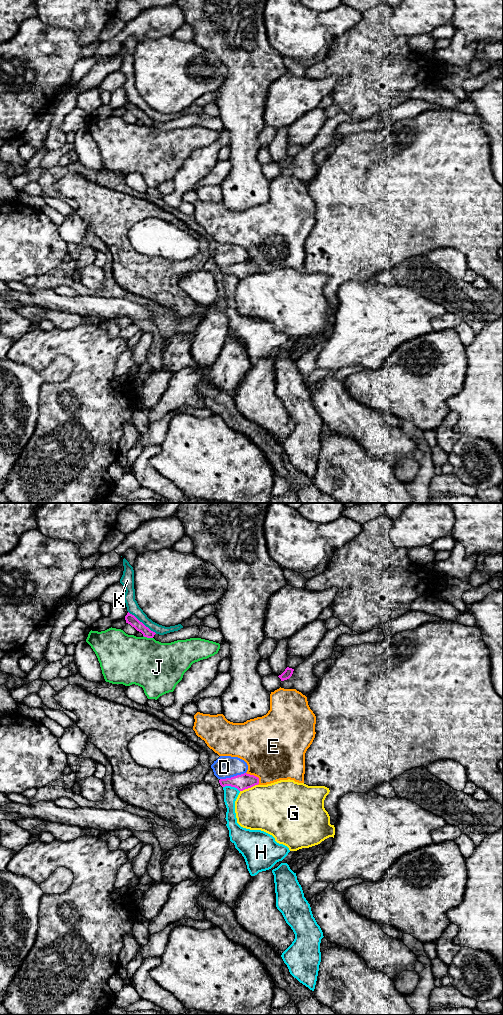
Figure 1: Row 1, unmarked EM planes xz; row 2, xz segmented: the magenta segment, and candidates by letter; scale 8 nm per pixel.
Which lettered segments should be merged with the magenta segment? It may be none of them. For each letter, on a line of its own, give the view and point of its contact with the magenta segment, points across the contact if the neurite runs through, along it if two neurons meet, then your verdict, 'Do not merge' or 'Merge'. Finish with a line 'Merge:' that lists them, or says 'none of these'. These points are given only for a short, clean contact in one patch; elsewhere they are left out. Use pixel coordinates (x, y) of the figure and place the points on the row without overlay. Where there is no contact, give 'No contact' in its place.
D: Touches magenta at xz (232, 265). Do not merge
E: Touches magenta at xz (255, 264). Do not merge
G: Touches magenta at xz (248, 275). Do not merge
H: Touches magenta at xz (231, 274). Boundary: xz (223, 274), (234, 274), (239, 279). Do not merge
J: Touches magenta at xz (148, 125). Do not merge
K: Touches magenta at xz (141, 110). Do not merge
Merge: none of these

